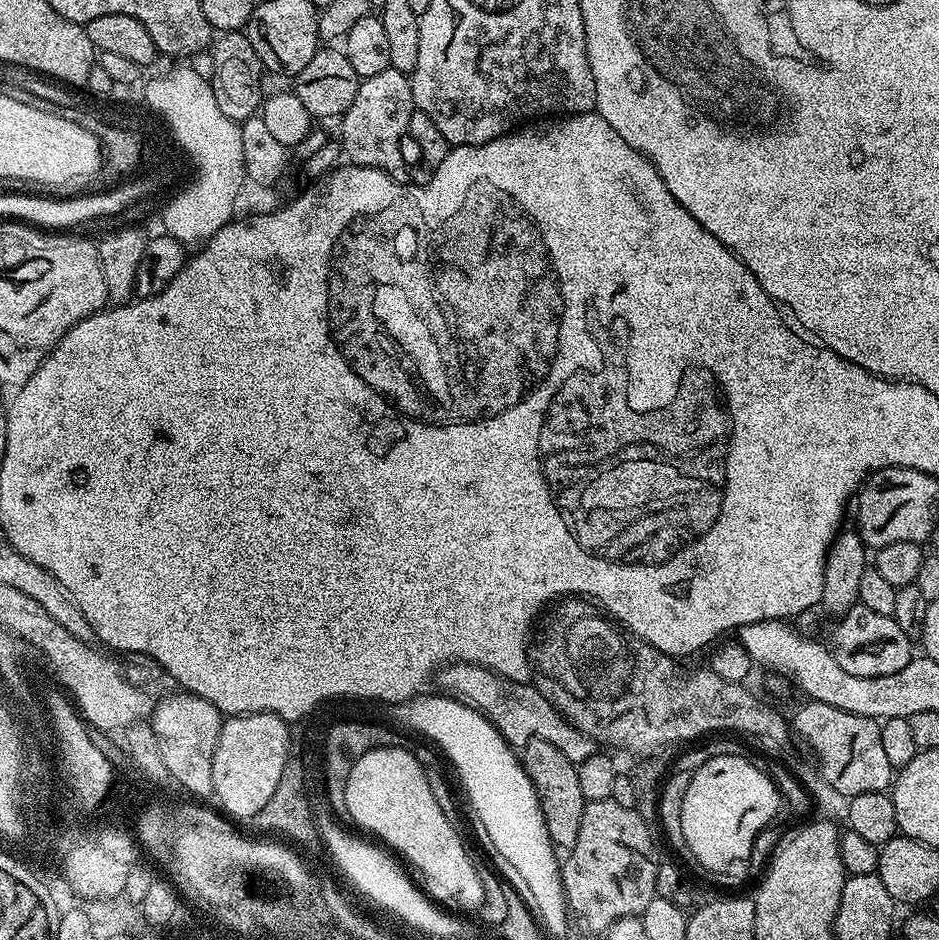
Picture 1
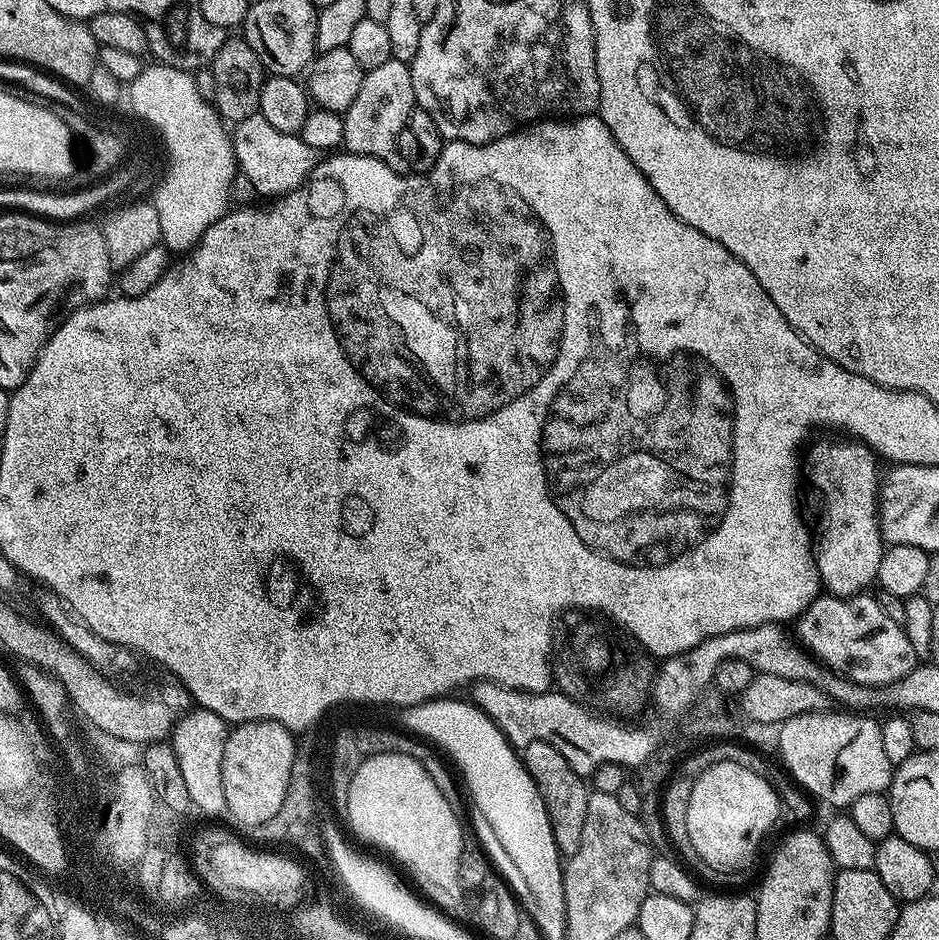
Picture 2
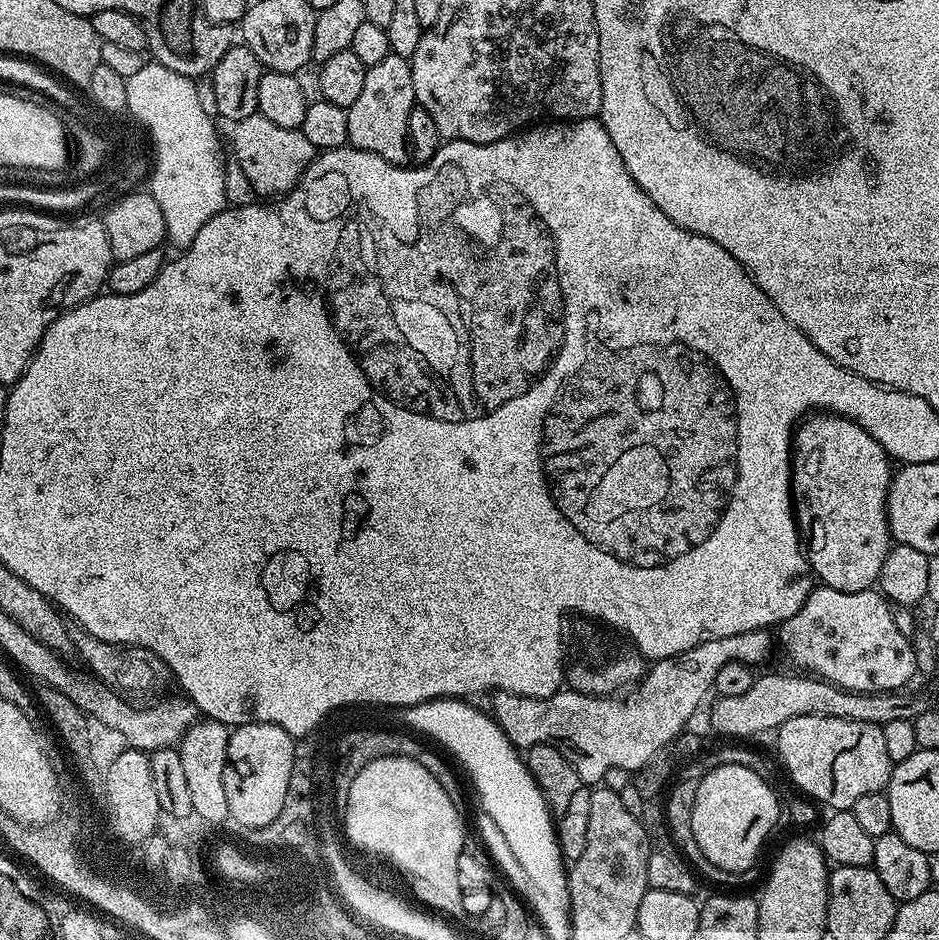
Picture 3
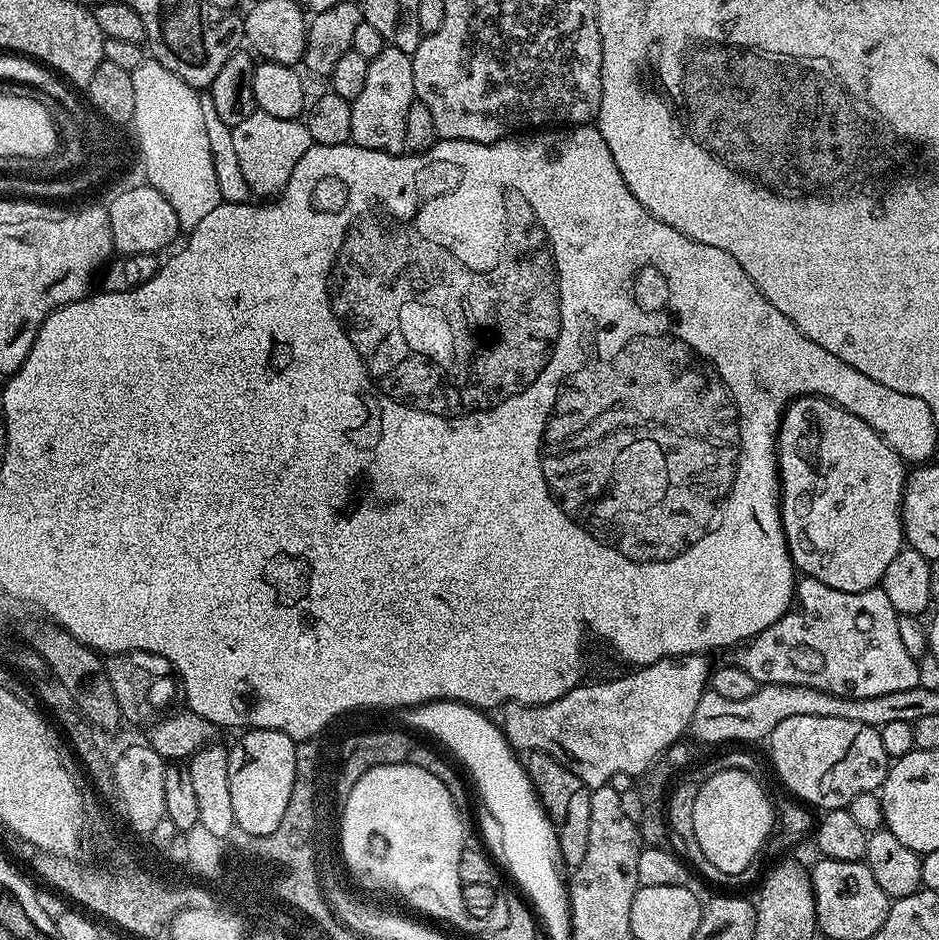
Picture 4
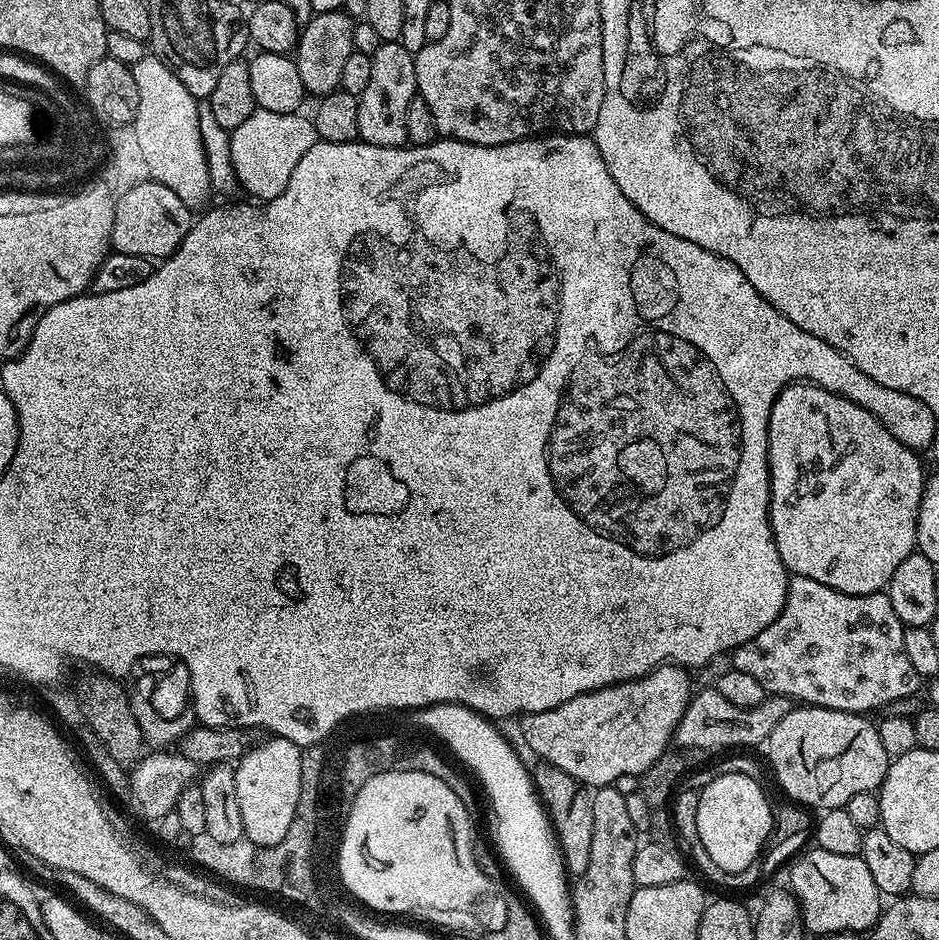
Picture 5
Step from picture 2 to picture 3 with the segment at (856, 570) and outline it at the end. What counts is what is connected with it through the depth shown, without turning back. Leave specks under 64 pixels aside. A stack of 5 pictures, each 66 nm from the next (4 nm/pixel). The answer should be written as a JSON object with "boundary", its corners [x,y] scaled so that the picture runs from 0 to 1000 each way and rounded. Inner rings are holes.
{"boundary":[[[862,440],[843,466],[843,534],[851,565],[858,571],[860,603],[879,626],[894,630],[923,630],[936,618],[948,582],[946,516],[952,498],[941,476],[908,447],[885,440]]]}

